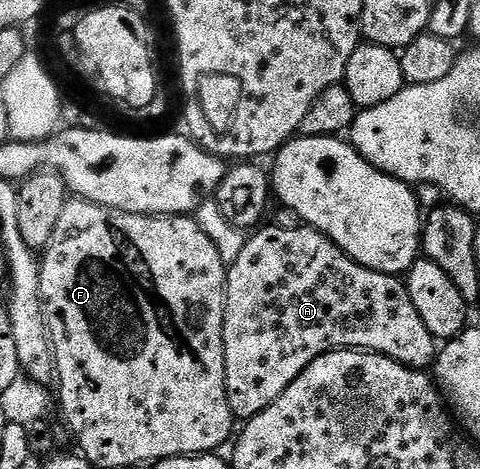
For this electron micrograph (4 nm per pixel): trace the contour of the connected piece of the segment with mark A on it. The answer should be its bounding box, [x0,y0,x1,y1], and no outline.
[223,224,437,420]

